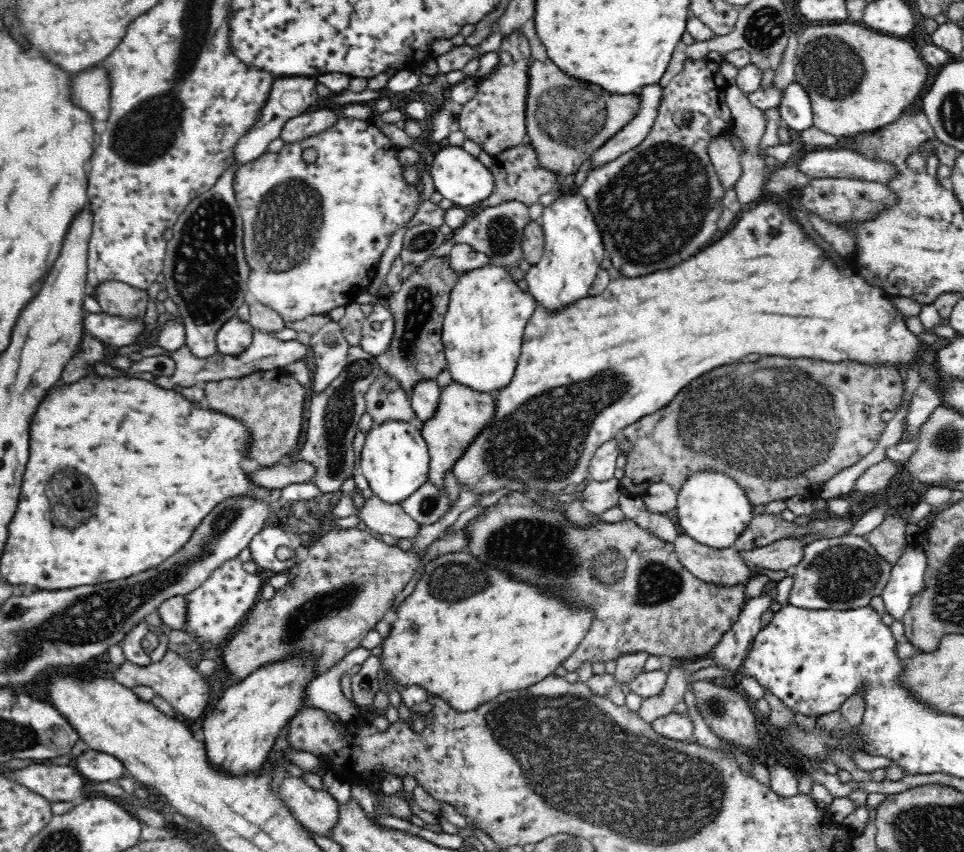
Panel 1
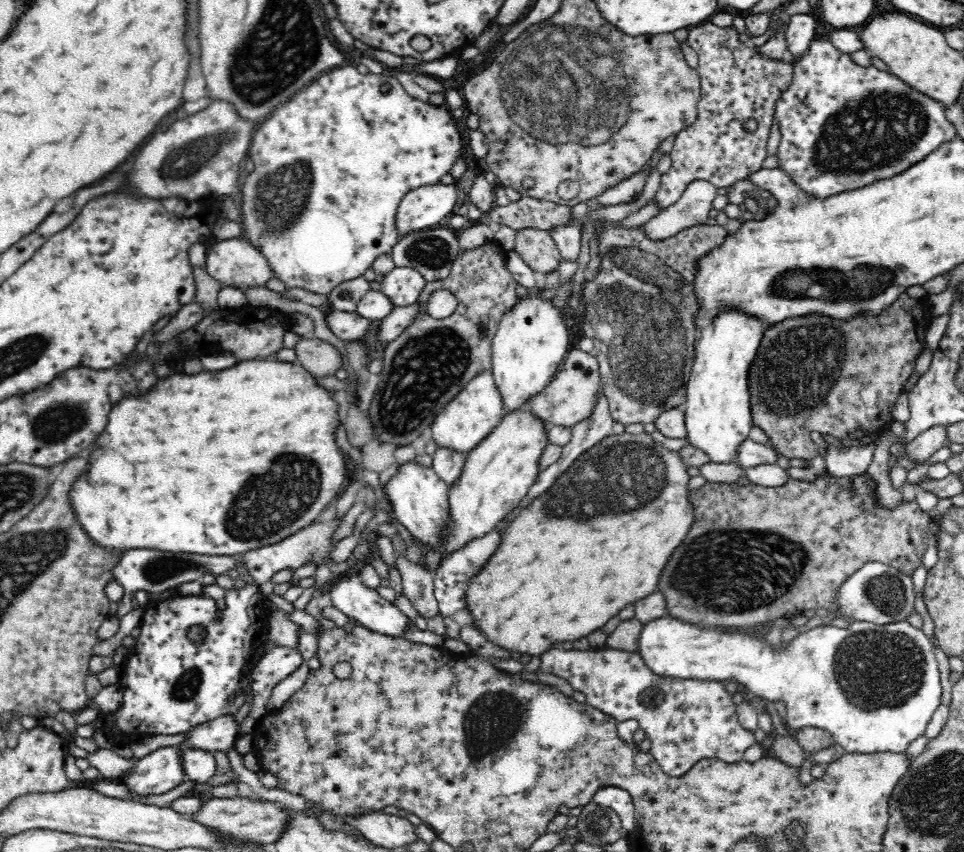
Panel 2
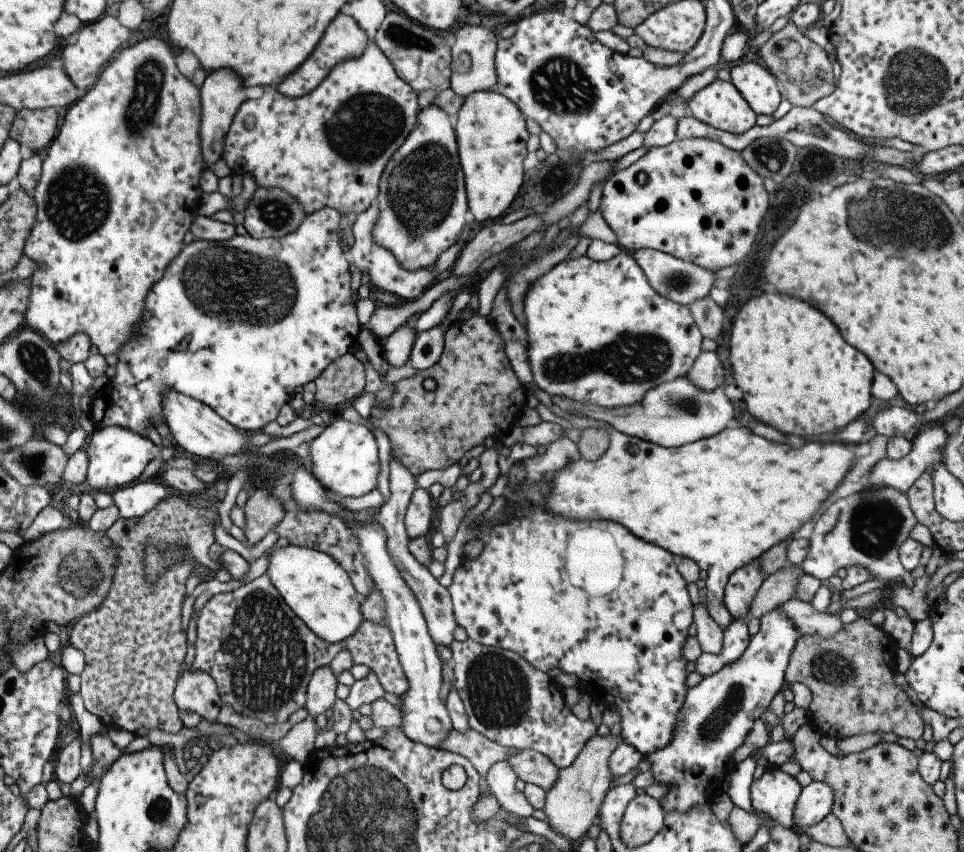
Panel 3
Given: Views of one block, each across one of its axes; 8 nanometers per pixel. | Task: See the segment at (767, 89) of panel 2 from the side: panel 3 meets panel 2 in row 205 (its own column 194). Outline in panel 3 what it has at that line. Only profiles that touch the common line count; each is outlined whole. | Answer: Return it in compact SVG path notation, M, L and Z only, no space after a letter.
M267 572L245 586L211 596L199 610L195 630L197 642L191 672L209 674L223 704L231 706L239 716L257 718L263 724L283 724L295 710L303 708L309 678L313 678L315 670L327 668L341 650L351 654L353 666L367 666L385 692L395 696L409 692L387 626L369 620L345 642L327 644L293 614Z

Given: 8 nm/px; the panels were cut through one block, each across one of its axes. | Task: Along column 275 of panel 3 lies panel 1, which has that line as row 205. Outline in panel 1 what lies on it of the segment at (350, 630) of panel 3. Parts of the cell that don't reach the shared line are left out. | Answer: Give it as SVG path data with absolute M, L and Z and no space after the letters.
M566 188L556 196L558 198L544 208L544 214L540 218L546 238L544 256L526 274L528 292L548 312L560 312L562 308L576 304L576 300L588 298L588 290L592 288L606 258L604 238L600 234L596 218L592 216L588 200L578 192L578 188Z

